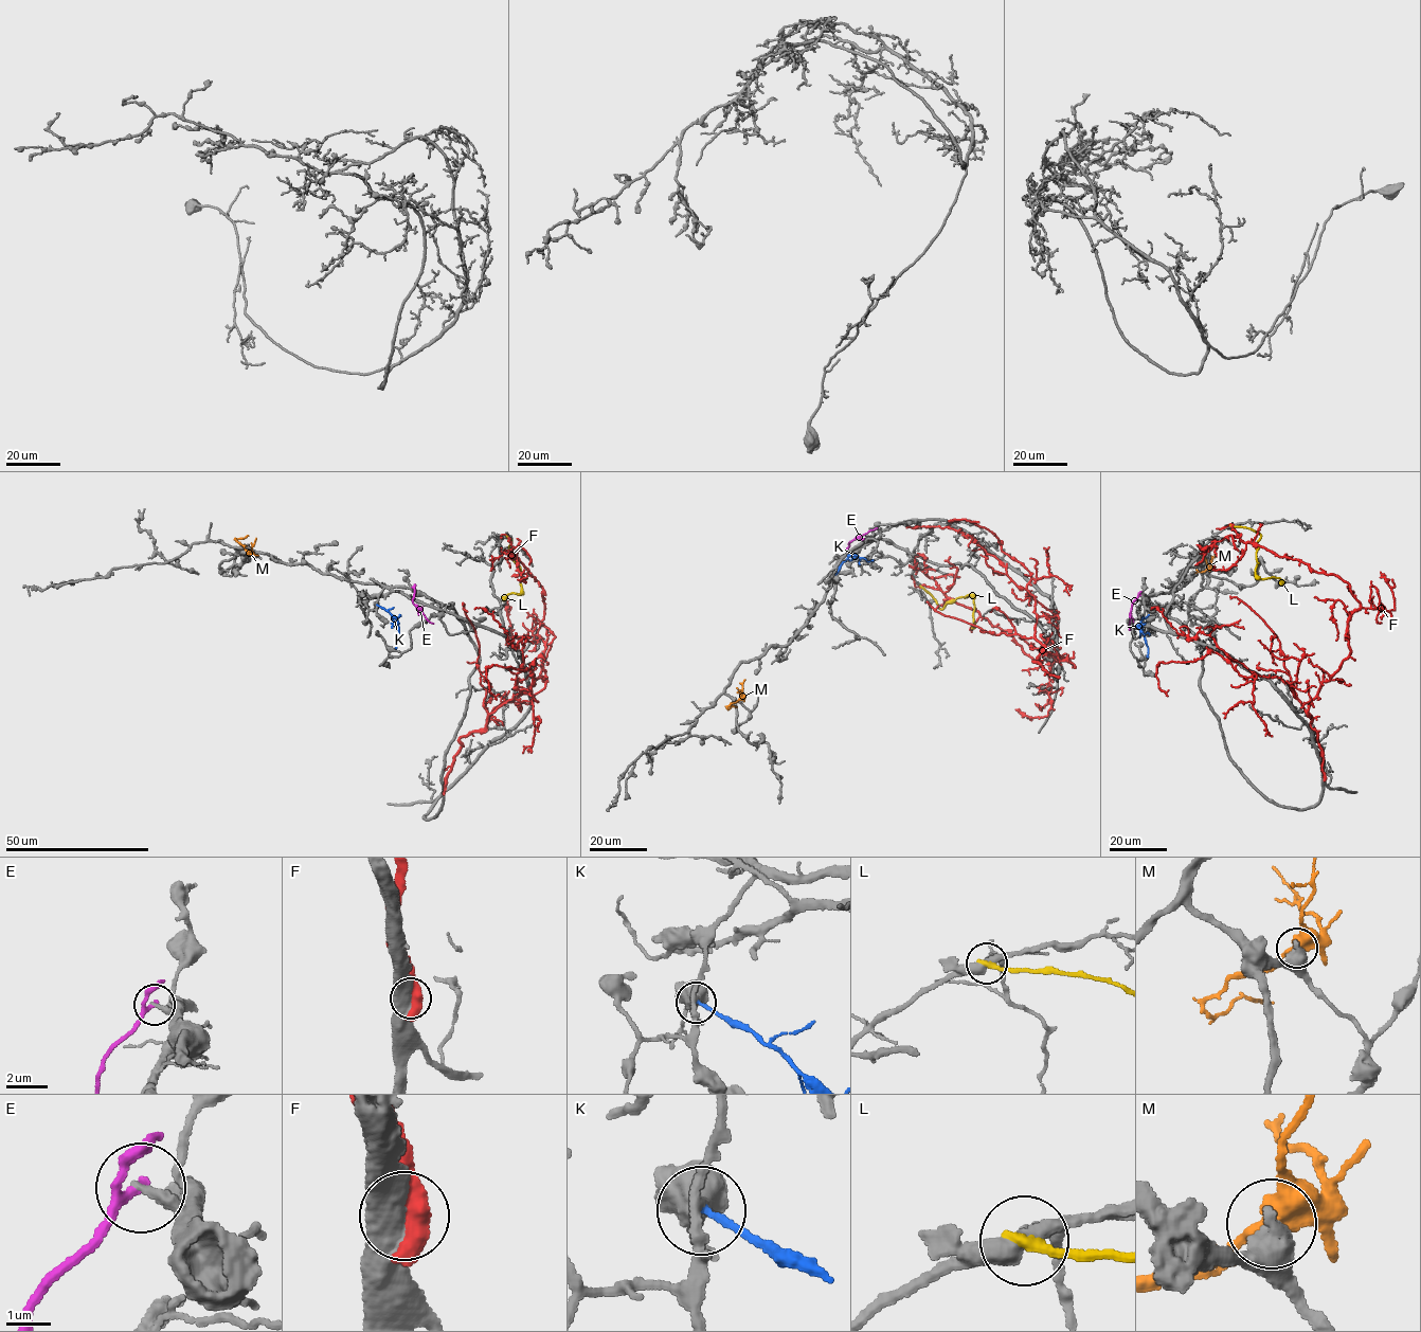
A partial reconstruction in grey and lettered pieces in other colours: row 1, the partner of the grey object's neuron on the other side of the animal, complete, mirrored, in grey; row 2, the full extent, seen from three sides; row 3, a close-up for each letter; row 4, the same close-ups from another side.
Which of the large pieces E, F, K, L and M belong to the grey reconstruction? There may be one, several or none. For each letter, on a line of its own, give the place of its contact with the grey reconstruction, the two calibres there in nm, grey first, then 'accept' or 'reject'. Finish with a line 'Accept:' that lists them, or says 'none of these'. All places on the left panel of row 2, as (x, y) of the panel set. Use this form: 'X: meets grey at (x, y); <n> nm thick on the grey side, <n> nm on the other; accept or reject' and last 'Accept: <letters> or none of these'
E: meets grey at (413, 588); 200 nm thick on the grey side, 180 nm on the other; reject
F: meets grey at (444, 791); 550 nm thick on the grey side, 750 nm on the other; reject
K: meets grey at (377, 605); 240 nm thick on the grey side, 160 nm on the other; reject
L: meets grey at (506, 537); 400 nm thick on the grey side, 260 nm on the other; reject
M: meets grey at (246, 551); 320 nm thick on the grey side, 380 nm on the other; reject
Accept: none of these

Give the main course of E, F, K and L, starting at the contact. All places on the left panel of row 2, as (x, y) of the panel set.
E: (413, 587), (413, 604), (433, 624)
F: (444, 791), (459, 739), (486, 726), (541, 671), (542, 588), (517, 547), (491, 571)
K: (377, 605), (397, 622), (395, 649)
L: (506, 537), (511, 540), (509, 552), (521, 570), (521, 589), (520, 594), (501, 596)

